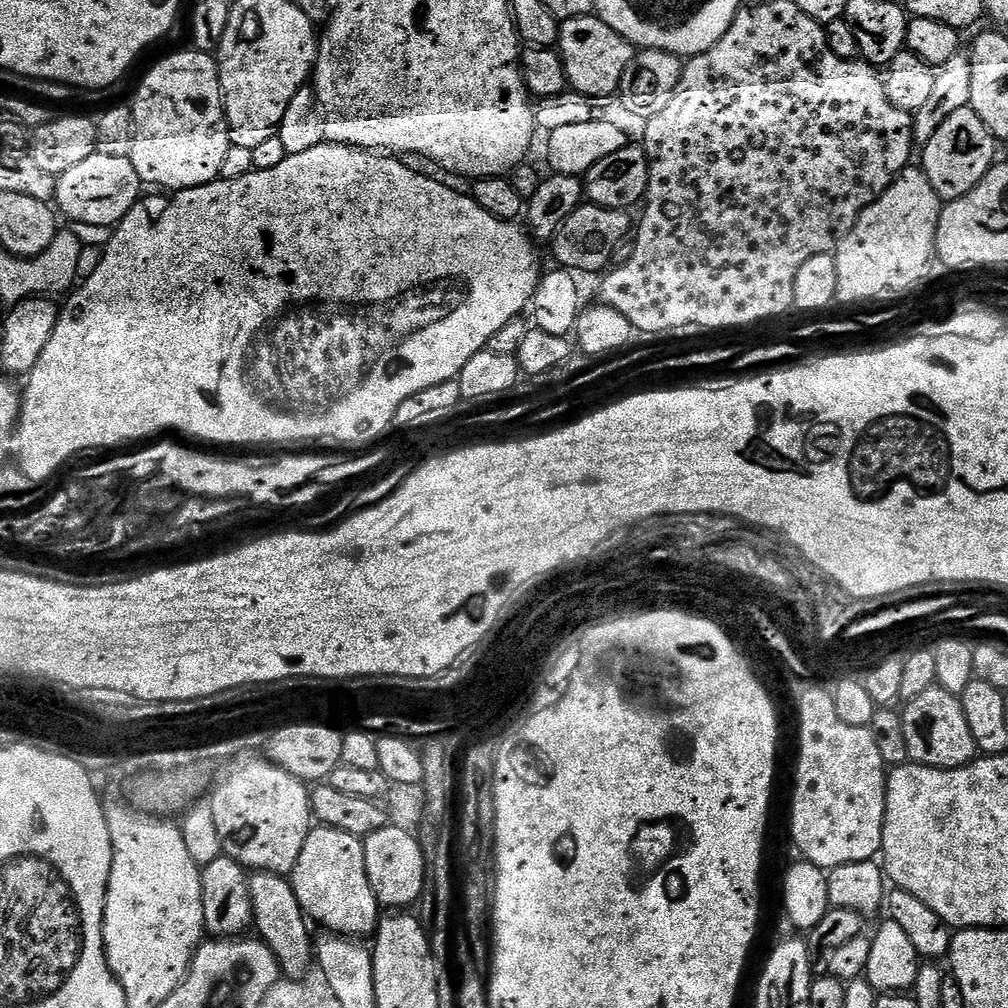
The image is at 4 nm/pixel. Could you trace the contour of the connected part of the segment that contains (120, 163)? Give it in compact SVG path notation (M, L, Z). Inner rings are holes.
M94 151L59 176L56 181L54 204L61 213L64 211L70 219L77 220L80 224L89 224L92 228L111 229L136 205L141 199L140 175L134 170L132 161L127 155L115 156L112 152L115 151Z

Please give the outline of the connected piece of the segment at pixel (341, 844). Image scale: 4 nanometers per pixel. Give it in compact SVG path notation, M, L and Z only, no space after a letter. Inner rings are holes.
M313 827L290 879L300 909L313 925L321 924L324 930L341 938L371 937L375 933L382 909L366 874L363 839L346 834L340 828Z

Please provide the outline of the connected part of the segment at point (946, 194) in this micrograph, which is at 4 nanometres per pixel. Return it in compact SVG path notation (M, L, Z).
M971 106L954 110L954 114L950 114L950 118L946 118L946 122L938 126L938 130L934 130L934 138L930 138L930 142L922 148L922 167L930 186L934 186L941 201L957 200L974 190L974 186L978 186L980 179L997 163L996 147L996 137Z

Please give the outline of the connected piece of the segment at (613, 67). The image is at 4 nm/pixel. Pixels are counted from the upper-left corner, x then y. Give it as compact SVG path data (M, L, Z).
M589 14L575 16L561 23L558 51L571 91L580 92L589 98L615 97L620 91L622 74L626 72L626 66L632 61L634 45L626 38L622 38L618 30L606 26L606 22L599 16Z

